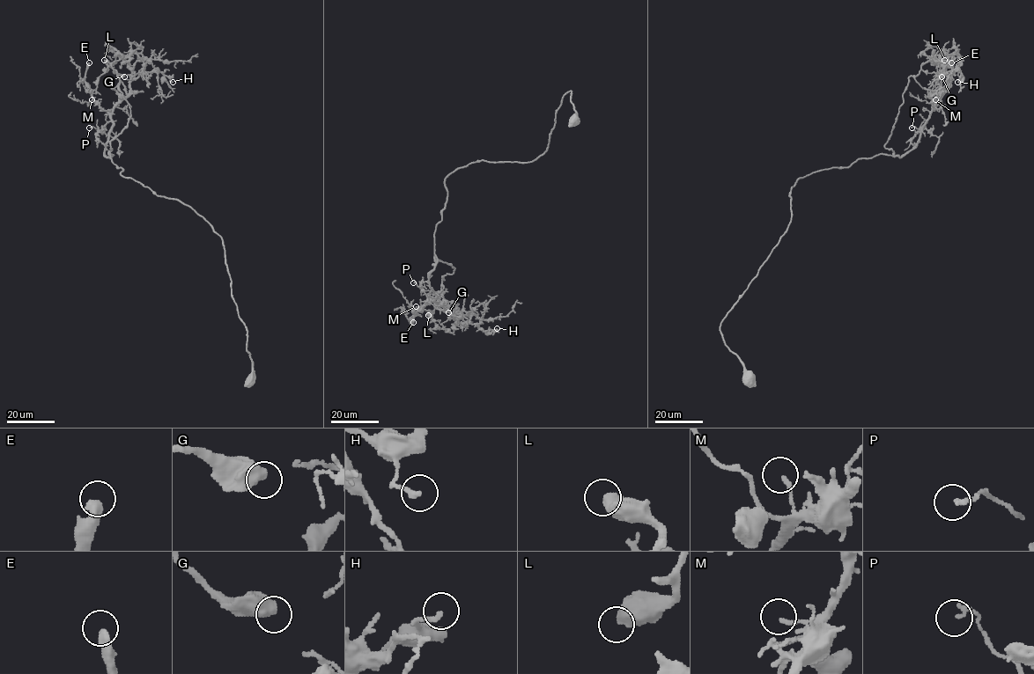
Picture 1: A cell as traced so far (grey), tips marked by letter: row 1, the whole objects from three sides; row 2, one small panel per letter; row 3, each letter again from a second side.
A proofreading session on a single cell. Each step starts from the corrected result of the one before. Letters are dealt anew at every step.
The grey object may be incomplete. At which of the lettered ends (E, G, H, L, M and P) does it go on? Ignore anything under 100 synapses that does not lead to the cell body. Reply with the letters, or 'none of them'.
E

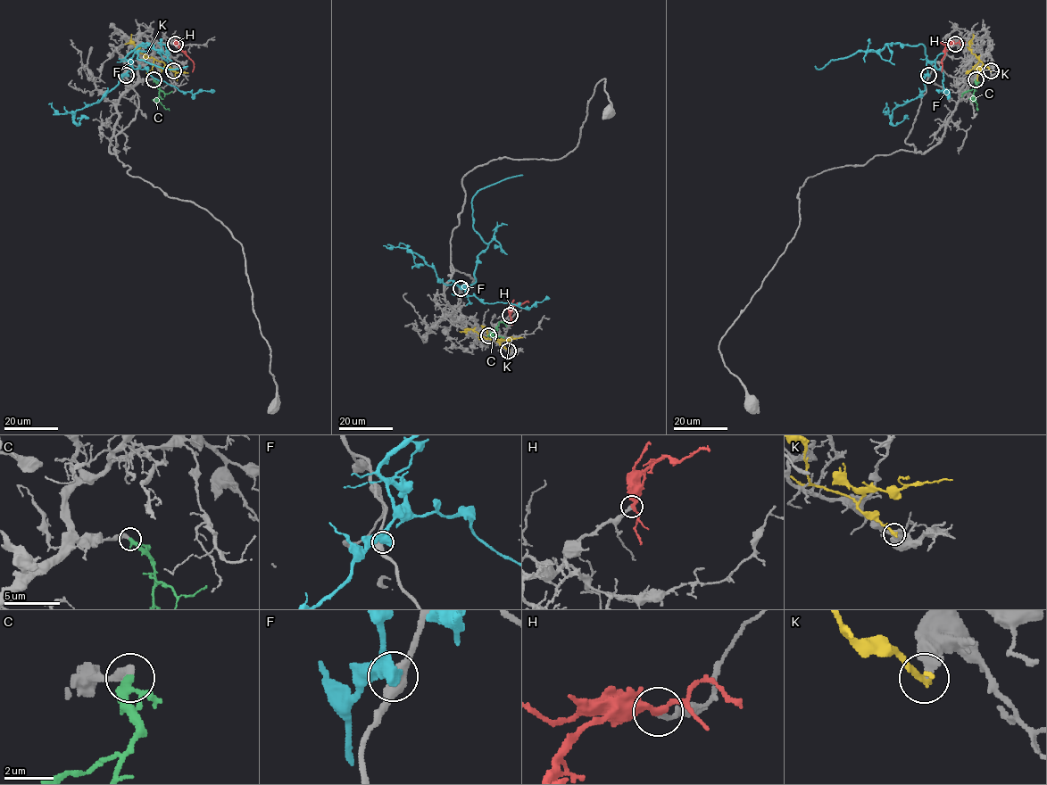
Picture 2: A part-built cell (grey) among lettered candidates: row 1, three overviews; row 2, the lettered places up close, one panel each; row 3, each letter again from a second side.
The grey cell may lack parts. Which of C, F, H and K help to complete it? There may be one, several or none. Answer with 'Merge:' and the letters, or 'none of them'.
Merge: C, H

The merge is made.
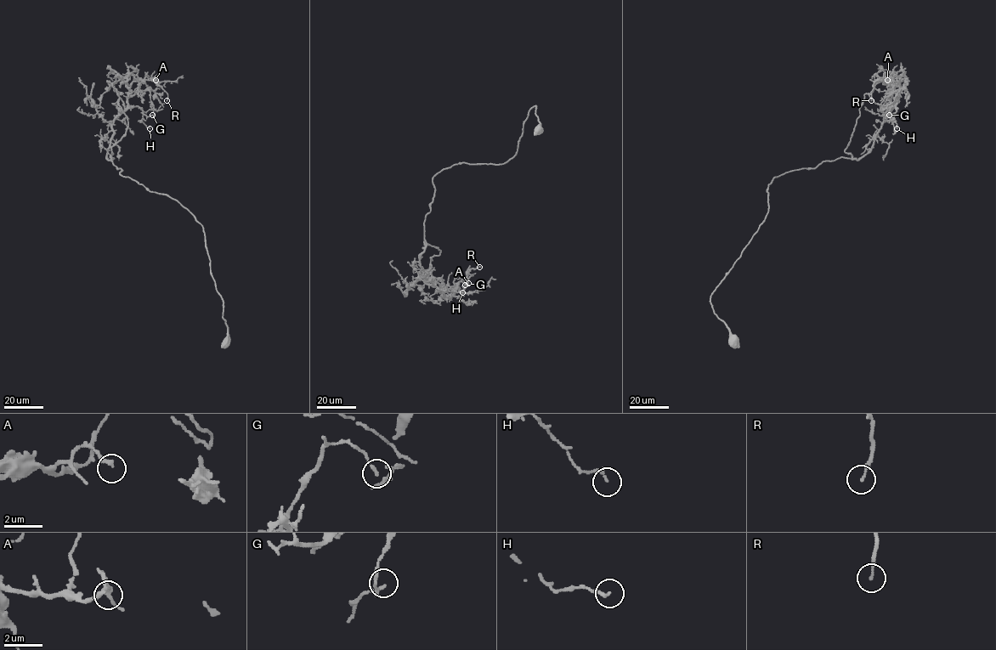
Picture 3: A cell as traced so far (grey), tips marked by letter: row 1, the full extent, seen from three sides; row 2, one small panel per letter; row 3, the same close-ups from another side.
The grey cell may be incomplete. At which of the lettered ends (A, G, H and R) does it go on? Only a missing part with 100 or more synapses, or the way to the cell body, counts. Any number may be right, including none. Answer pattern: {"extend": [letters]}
{"extend": []}

